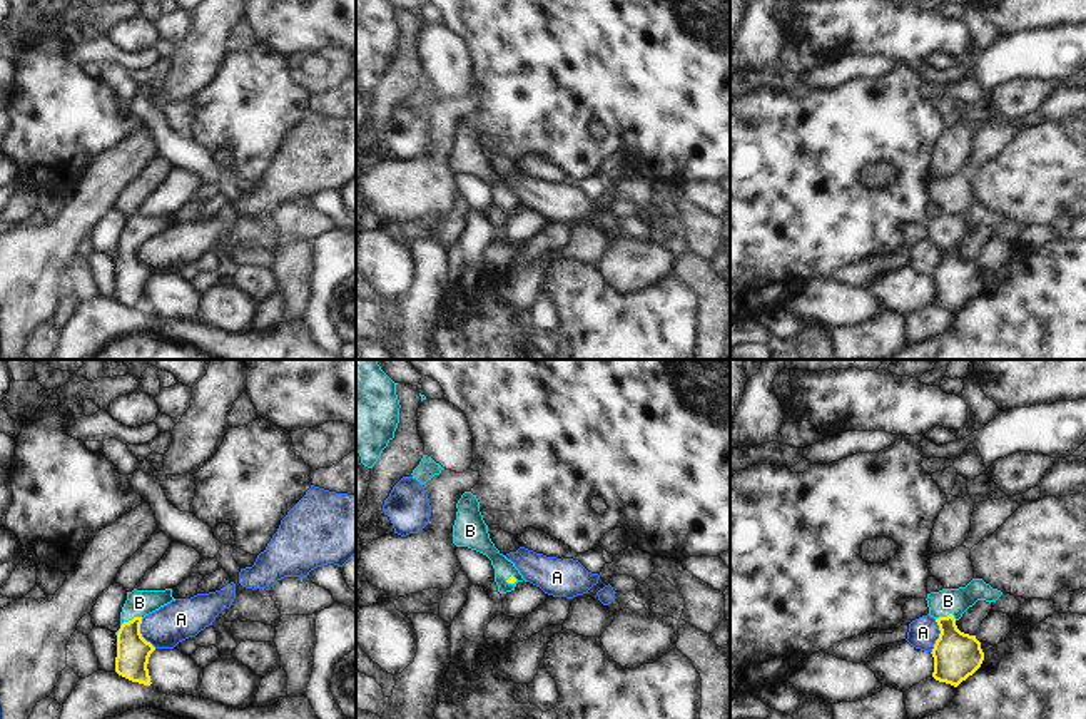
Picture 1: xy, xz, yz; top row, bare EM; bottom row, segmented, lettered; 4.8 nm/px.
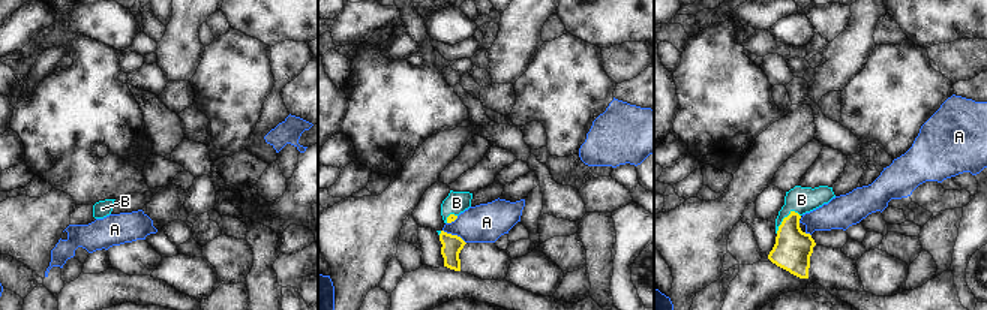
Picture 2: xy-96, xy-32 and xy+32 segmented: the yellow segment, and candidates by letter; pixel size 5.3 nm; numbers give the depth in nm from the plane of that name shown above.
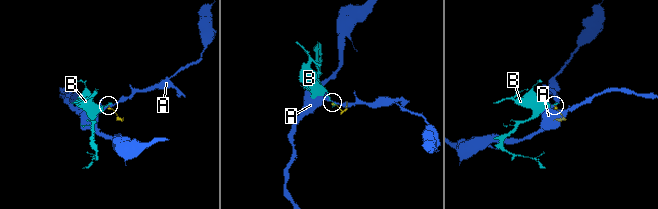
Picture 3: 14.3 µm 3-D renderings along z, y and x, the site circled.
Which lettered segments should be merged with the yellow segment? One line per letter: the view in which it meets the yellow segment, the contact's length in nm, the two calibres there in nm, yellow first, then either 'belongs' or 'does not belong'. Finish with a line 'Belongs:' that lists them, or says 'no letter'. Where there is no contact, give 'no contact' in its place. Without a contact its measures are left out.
A: yz | 170 nm | 220/140 nm | does not belong
B: xy | 120 nm | 160/130 nm | belongs
Belongs: B

